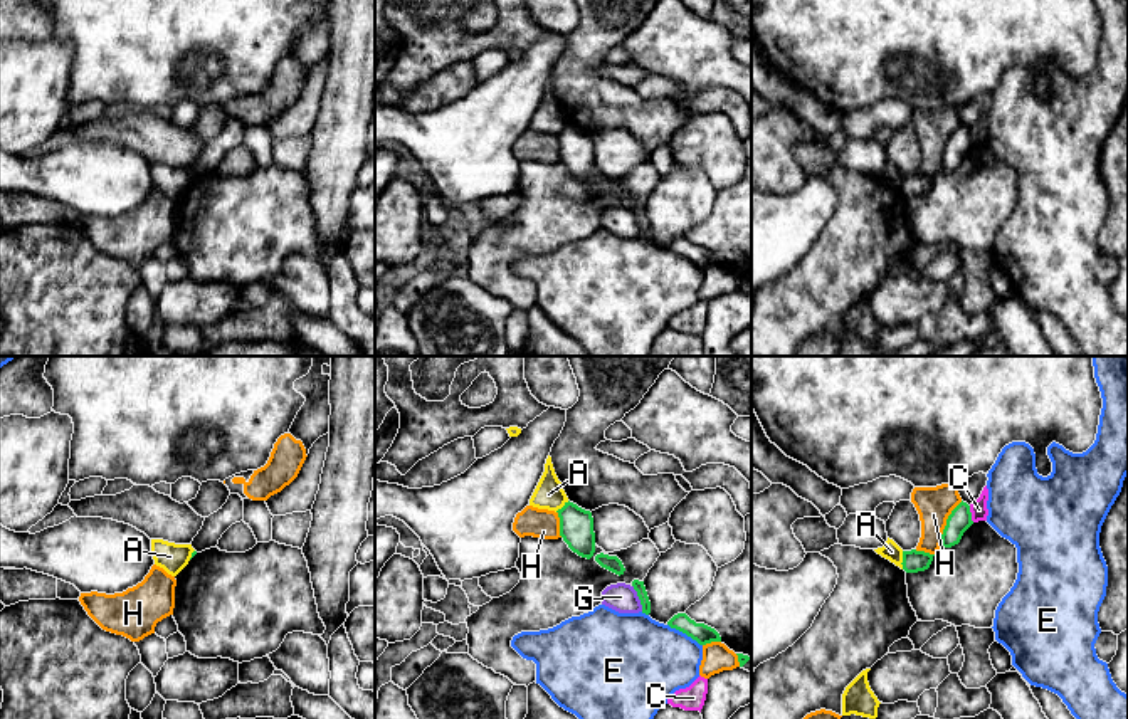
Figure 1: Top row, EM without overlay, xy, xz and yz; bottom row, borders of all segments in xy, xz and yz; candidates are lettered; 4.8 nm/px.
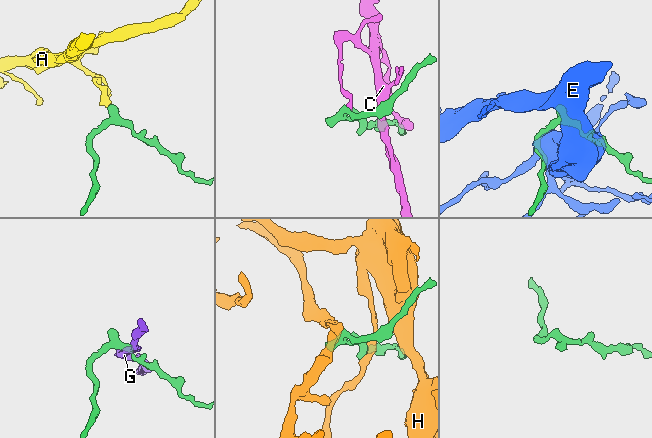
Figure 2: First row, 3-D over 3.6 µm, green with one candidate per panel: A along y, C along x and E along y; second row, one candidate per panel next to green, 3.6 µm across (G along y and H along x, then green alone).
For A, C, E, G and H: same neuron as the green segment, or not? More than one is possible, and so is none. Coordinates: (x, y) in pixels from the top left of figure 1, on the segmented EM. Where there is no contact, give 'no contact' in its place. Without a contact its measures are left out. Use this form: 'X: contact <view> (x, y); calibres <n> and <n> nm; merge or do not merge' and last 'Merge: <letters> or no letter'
A: contact yz (903, 560); calibres 110 and 90 nm; do not merge
C: contact yz (970, 514); calibres 110 and 80 nm; do not merge
E: contact xz (685, 632); calibres 90 and 420 nm; do not merge
G: contact xz (639, 598); calibres 50 and 140 nm; do not merge
H: contact yz (945, 526); calibres 110 and 170 nm; do not merge
Merge: no letter

